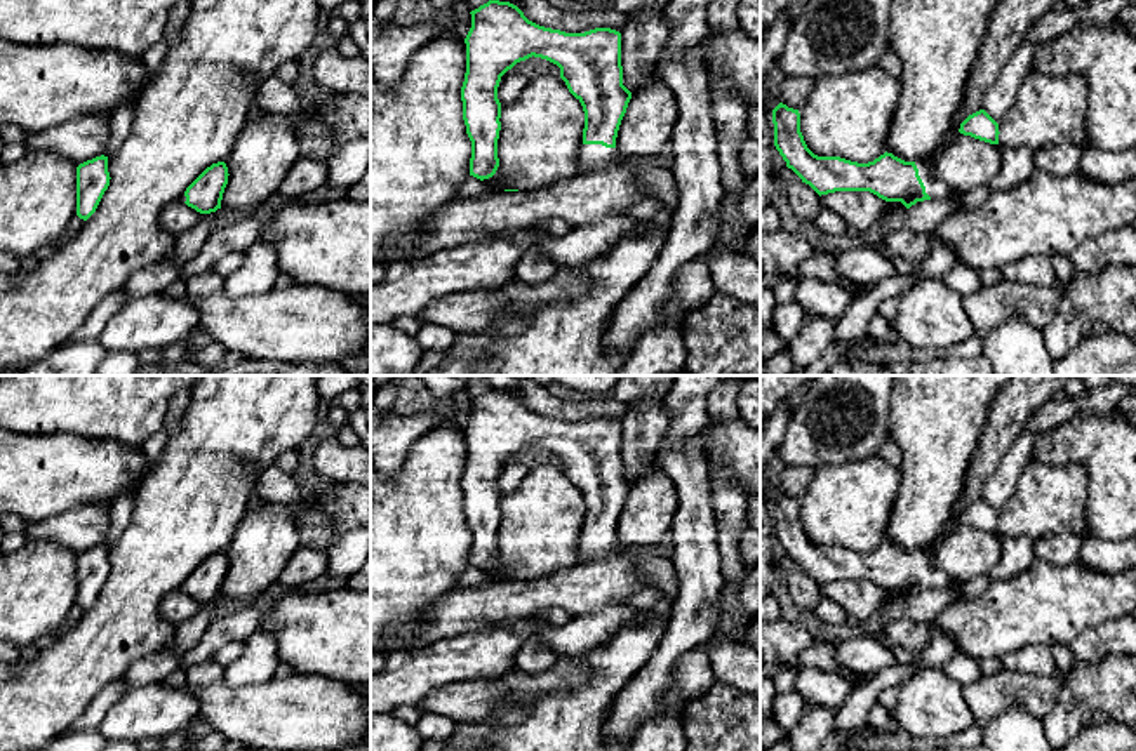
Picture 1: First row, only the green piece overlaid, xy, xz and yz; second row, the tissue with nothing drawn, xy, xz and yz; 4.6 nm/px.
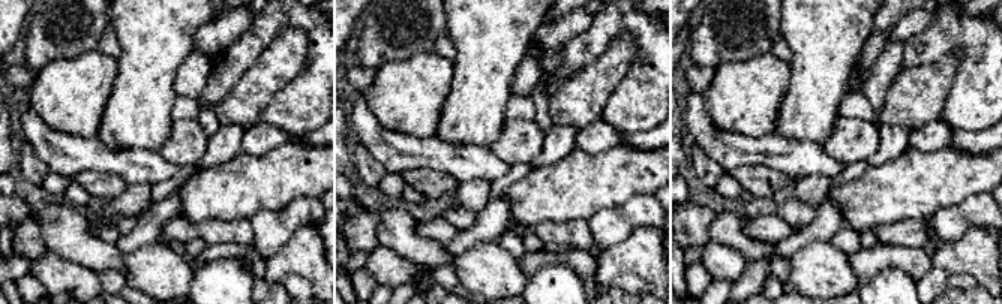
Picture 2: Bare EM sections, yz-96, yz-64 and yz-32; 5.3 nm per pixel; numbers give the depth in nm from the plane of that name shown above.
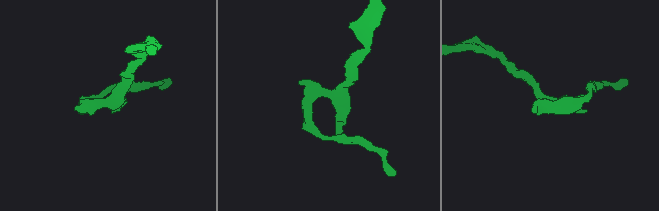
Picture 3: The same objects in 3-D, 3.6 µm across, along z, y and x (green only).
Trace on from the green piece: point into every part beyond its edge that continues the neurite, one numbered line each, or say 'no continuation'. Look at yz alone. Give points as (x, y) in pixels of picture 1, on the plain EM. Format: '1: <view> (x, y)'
1: yz (935, 578)

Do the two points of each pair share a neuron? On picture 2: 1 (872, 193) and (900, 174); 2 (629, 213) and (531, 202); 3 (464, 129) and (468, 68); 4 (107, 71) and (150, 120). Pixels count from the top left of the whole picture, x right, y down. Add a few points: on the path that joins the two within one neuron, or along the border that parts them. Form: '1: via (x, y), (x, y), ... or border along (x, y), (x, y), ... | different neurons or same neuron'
1: via (879, 193), (893, 181) | same neuron
2: border along (633, 196), (623, 204), (597, 210), (587, 220) | different neurons
3: via (468, 114), (468, 83) | same neuron
4: border along (117, 60), (117, 75), (105, 113) | different neurons

